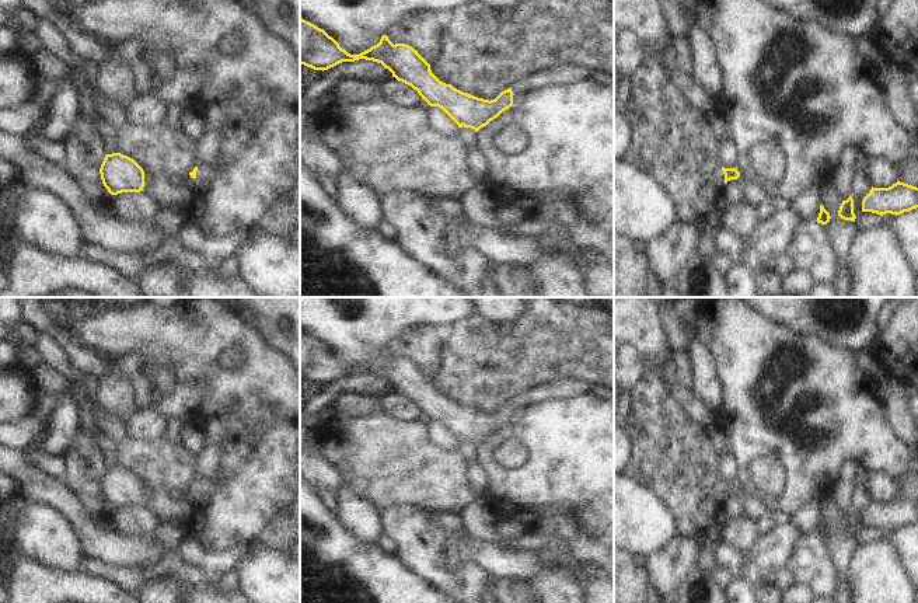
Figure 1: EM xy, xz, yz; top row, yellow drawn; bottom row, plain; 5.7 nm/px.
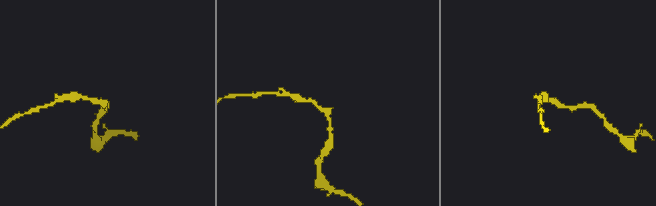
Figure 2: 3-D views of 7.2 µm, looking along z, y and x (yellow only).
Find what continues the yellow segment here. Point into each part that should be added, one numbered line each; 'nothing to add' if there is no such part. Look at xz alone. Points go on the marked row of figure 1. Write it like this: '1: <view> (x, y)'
1: xz (565, 73)

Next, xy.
1: xy (206, 173)

